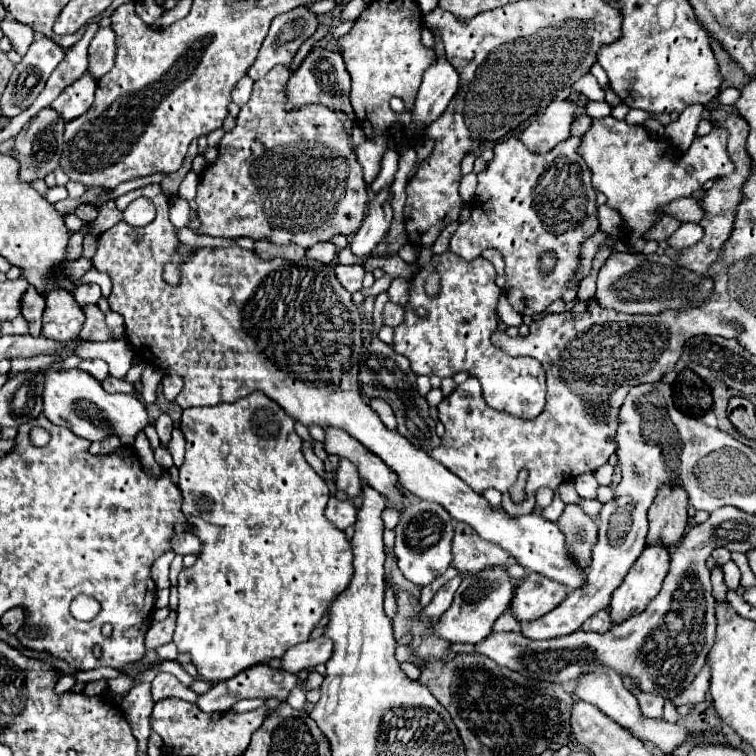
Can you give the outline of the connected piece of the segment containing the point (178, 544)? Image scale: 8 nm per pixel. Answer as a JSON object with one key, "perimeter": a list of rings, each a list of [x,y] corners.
{"perimeter":[[[176,533],[172,537],[172,549],[178,555],[200,555],[202,551],[202,543],[196,535],[190,533]]]}

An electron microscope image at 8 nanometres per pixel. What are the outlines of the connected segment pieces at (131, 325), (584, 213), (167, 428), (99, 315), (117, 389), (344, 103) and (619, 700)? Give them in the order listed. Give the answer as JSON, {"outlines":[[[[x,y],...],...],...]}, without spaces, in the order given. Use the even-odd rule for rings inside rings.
{"outlines":[[[[152,183],[152,185],[140,187],[140,189],[134,189],[134,191],[126,193],[126,195],[122,195],[122,197],[120,197],[120,211],[124,211],[124,209],[126,209],[134,199],[138,199],[138,197],[146,197],[146,199],[150,199],[150,201],[154,203],[154,207],[156,207],[156,217],[154,217],[154,221],[148,223],[148,225],[142,227],[142,229],[130,227],[130,225],[124,223],[124,221],[116,223],[112,229],[108,229],[106,233],[102,233],[102,235],[98,237],[98,249],[96,249],[96,255],[92,257],[92,265],[94,265],[96,271],[106,273],[106,275],[110,277],[110,281],[112,281],[112,293],[110,293],[110,297],[108,297],[108,303],[110,303],[110,307],[112,307],[112,311],[116,311],[116,313],[120,313],[120,315],[124,317],[124,321],[126,321],[126,339],[130,341],[134,353],[138,353],[138,357],[140,357],[142,361],[150,363],[152,367],[162,369],[162,371],[178,373],[178,375],[184,379],[184,387],[182,387],[180,395],[176,397],[176,403],[178,403],[182,409],[186,409],[186,407],[202,407],[202,405],[216,405],[216,403],[224,403],[224,401],[226,401],[226,403],[232,403],[232,401],[236,401],[236,399],[240,399],[240,397],[246,397],[246,395],[252,393],[252,391],[262,391],[262,393],[266,393],[270,399],[274,399],[278,405],[282,405],[284,411],[286,411],[288,415],[292,415],[296,421],[300,421],[300,423],[306,425],[306,427],[312,427],[312,425],[318,425],[318,427],[322,427],[322,429],[336,427],[336,429],[342,429],[342,431],[350,433],[350,435],[352,435],[354,439],[358,439],[366,449],[370,449],[372,453],[376,453],[376,455],[378,455],[378,457],[398,475],[400,485],[402,485],[406,491],[414,493],[416,497],[420,497],[420,499],[424,499],[424,501],[432,501],[432,503],[442,505],[442,507],[450,513],[452,519],[462,521],[462,523],[468,523],[482,539],[500,545],[500,547],[502,547],[508,555],[512,555],[526,571],[540,573],[540,575],[550,577],[550,579],[554,579],[554,581],[560,581],[560,583],[564,583],[564,585],[568,585],[568,587],[580,587],[580,585],[584,583],[584,573],[574,565],[574,559],[566,553],[564,535],[560,533],[560,529],[556,527],[556,523],[546,521],[546,519],[540,517],[536,511],[534,511],[534,513],[528,513],[528,515],[522,515],[522,517],[510,517],[502,507],[492,507],[482,495],[474,493],[460,477],[456,477],[454,473],[450,473],[444,465],[440,465],[436,459],[432,459],[424,449],[418,449],[418,447],[410,445],[410,441],[406,441],[406,437],[402,437],[402,435],[396,433],[396,431],[388,431],[388,429],[382,425],[380,417],[370,409],[370,405],[364,401],[364,397],[360,395],[360,389],[358,389],[358,357],[362,355],[362,317],[360,317],[358,307],[354,307],[354,303],[352,303],[352,295],[338,283],[332,265],[324,265],[324,263],[318,263],[318,261],[314,261],[314,259],[308,261],[306,257],[300,259],[300,261],[294,261],[294,263],[288,261],[288,259],[272,259],[272,261],[268,261],[268,259],[258,257],[254,251],[250,251],[250,249],[240,249],[240,247],[224,249],[224,253],[218,253],[216,249],[210,249],[210,247],[200,247],[200,249],[194,249],[194,251],[178,265],[178,267],[180,267],[180,283],[178,283],[178,285],[170,285],[170,283],[166,283],[166,281],[162,279],[164,265],[178,253],[178,247],[180,247],[180,241],[178,241],[178,235],[176,235],[178,229],[170,223],[170,217],[168,217],[168,215],[170,215],[170,201],[168,201],[168,197],[162,193],[162,187],[160,187],[158,183]],[[258,287],[260,287],[260,299],[254,299]]],[[[518,137],[500,141],[494,147],[494,159],[486,163],[486,167],[478,173],[476,197],[472,201],[472,217],[470,221],[458,227],[450,241],[450,251],[462,257],[464,261],[476,259],[488,247],[498,249],[504,255],[506,261],[504,293],[508,303],[520,315],[540,315],[556,299],[572,301],[576,297],[576,291],[566,293],[566,281],[570,279],[570,273],[574,271],[574,265],[578,261],[578,245],[582,245],[582,241],[598,229],[596,193],[592,187],[590,169],[586,167],[584,157],[578,153],[580,143],[582,137],[570,137],[558,143],[552,151],[538,155],[526,149],[526,145],[522,145]],[[544,251],[554,251],[558,263],[548,277],[538,277],[538,255]]],[[[160,413],[160,417],[156,419],[154,427],[158,431],[158,437],[160,437],[162,445],[166,447],[166,443],[170,441],[170,431],[172,431],[172,419],[170,419],[170,415],[168,413]]],[[[84,305],[82,309],[86,313],[86,321],[84,321],[80,337],[84,341],[108,341],[110,331],[104,323],[104,313],[98,309],[98,305]]],[[[108,377],[102,387],[108,391],[108,393],[126,393],[126,395],[134,395],[134,385],[128,383],[128,381],[122,381],[122,379],[114,379],[114,377]]],[[[314,47],[298,71],[292,73],[288,81],[288,95],[290,101],[286,103],[286,109],[294,109],[296,105],[310,105],[310,103],[324,103],[330,105],[334,111],[344,111],[352,115],[352,107],[348,103],[350,93],[350,75],[346,71],[346,65],[334,65],[332,59],[326,59],[328,51],[322,47]]],[[[590,673],[586,677],[582,677],[582,681],[578,681],[578,687],[574,689],[574,695],[582,701],[588,701],[592,705],[596,705],[602,713],[606,713],[610,719],[614,719],[618,725],[622,725],[626,731],[630,731],[636,739],[640,741],[650,741],[650,745],[658,747],[664,755],[670,755],[676,747],[680,747],[682,743],[686,743],[690,735],[688,729],[668,723],[664,719],[650,719],[642,713],[638,699],[624,687],[622,679],[616,673]]]]}

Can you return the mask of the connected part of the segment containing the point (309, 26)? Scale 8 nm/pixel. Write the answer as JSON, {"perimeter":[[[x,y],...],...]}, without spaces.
{"perimeter":[[[296,7],[294,11],[274,17],[256,61],[274,61],[274,65],[288,65],[298,47],[316,31],[316,27],[316,15],[306,7]]]}

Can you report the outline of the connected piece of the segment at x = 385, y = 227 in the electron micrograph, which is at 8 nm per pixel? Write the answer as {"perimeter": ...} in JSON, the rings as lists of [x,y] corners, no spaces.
{"perimeter":[[[384,189],[378,193],[368,207],[368,215],[364,217],[362,227],[350,239],[350,249],[356,257],[370,257],[372,251],[382,243],[388,235],[392,223],[392,207],[390,207],[390,193]]]}

